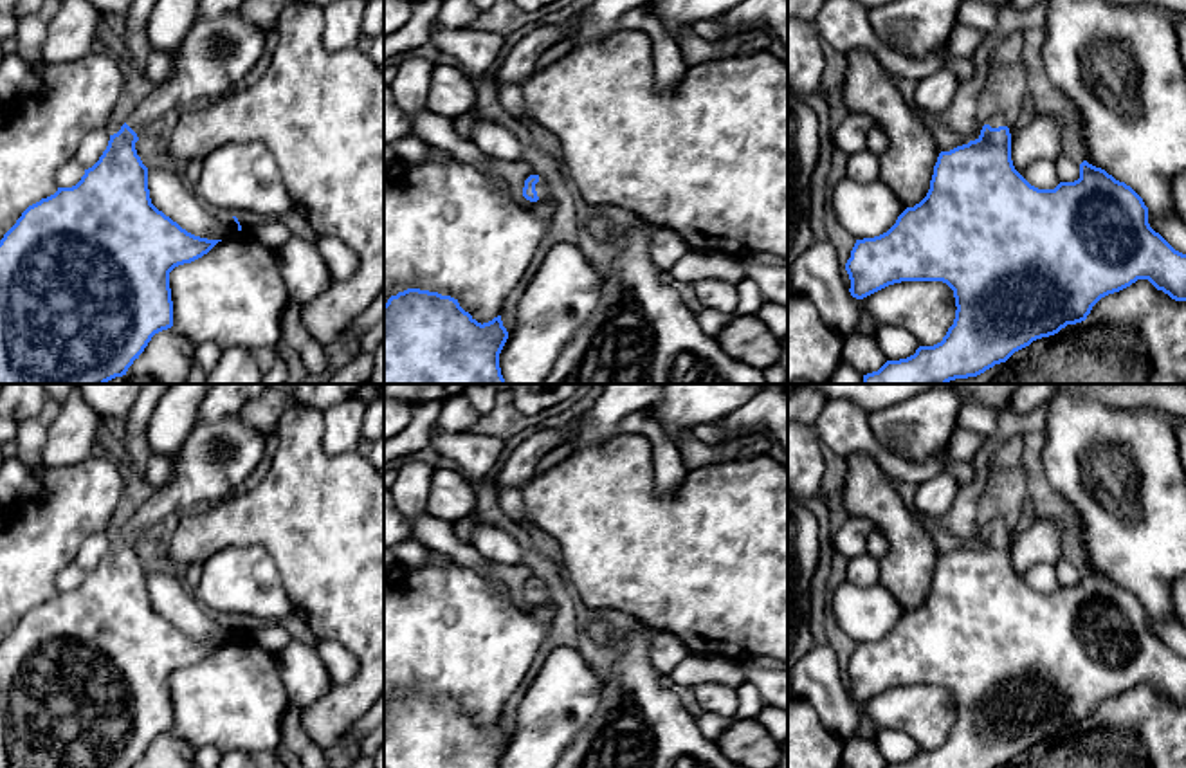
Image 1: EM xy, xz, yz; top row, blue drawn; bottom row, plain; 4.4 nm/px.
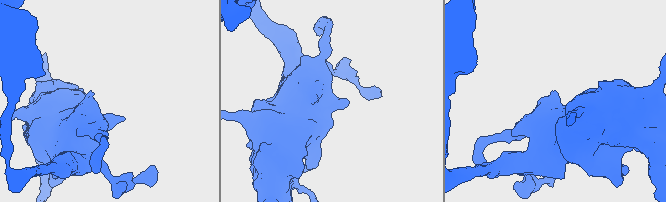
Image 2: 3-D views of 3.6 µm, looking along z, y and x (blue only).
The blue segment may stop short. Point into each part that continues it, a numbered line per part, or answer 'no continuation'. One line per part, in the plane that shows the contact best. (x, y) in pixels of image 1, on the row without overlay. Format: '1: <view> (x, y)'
1: xz (543, 592)

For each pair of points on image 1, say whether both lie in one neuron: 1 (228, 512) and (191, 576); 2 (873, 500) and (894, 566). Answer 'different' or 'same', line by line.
1: different
2: same

